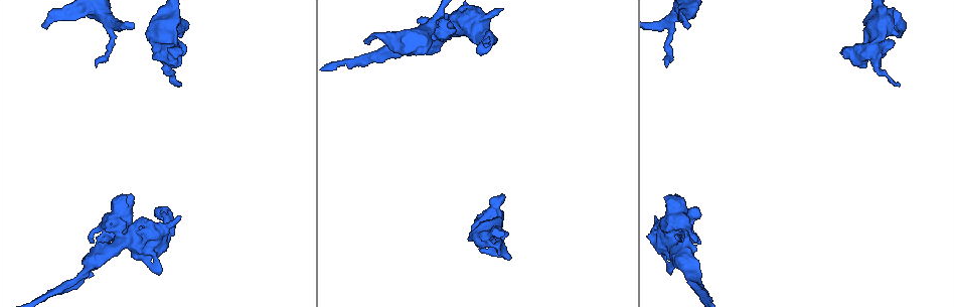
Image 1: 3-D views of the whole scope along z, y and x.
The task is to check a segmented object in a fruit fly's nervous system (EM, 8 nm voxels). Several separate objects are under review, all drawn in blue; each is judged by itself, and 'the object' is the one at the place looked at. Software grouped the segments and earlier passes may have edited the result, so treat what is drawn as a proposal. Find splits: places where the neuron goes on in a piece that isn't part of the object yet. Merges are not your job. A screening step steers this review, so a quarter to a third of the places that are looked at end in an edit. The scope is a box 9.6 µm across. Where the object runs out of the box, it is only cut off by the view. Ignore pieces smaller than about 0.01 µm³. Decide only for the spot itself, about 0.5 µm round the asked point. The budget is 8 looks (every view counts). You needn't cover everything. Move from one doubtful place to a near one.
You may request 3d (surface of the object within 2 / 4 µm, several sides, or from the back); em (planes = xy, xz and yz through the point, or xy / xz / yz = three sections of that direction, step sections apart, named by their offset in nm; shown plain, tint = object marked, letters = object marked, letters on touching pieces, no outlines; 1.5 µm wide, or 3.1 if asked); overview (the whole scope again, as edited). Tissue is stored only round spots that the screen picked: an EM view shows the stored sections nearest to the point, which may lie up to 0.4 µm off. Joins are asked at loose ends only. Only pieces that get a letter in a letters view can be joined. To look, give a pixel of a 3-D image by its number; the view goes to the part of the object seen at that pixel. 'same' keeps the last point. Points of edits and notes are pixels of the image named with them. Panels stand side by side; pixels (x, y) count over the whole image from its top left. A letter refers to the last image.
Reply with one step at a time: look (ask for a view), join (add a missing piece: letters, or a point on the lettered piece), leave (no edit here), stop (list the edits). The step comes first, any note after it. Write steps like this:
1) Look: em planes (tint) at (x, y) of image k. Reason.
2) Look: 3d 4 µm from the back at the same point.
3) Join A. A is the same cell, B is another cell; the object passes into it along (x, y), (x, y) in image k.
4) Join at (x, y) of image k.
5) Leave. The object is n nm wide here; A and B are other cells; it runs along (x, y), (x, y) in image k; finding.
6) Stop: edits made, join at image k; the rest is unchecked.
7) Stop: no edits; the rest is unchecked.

Look: 3d 4 µm at (666, 268) of image 1. Tapers out.

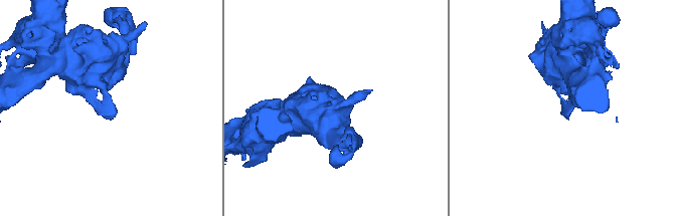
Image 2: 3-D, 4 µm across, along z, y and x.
Look: em xz step 8 (tint) at (563, 112) of image 2. Need the tissue.

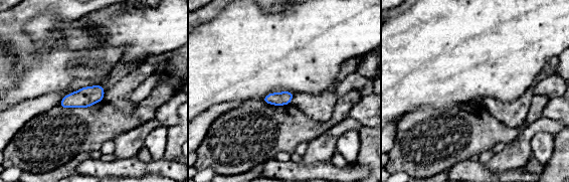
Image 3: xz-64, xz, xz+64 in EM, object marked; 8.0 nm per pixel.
Look: em planes (letters) at the same point.

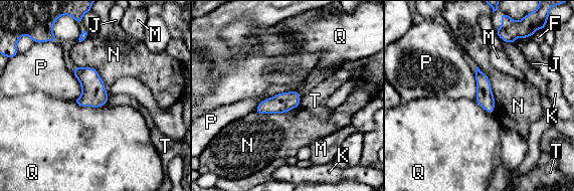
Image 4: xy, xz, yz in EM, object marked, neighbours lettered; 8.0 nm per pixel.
Leave. F, J, K, M, N, P, Q and T are other cells; a border runs along (294, 89), (266, 98), (254, 109) in image 4; none of them fits.

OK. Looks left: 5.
Look: em planes (letters) at (119, 195) of image 1. Stops while still wide.

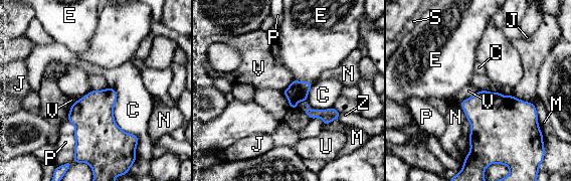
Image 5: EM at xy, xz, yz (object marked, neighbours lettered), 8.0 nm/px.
Leave. C, E, J, M, N, P, S, U, V and Z are other cells; it runs along (287, 92), (297, 93), (313, 114), (336, 117) in image 5; none of them fits.

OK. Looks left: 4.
Look: 3d 2 µm at (180, 86) of image 1. Branch stops here.

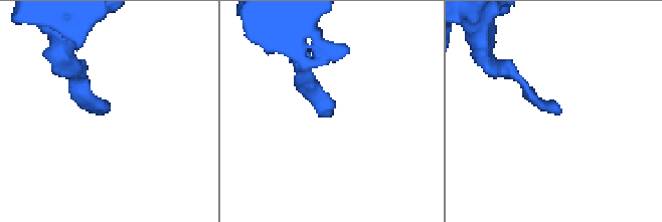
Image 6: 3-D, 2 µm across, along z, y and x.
Look: em xy step 8 (letters) at (328, 115) of image 6. Shape alone is not enough.

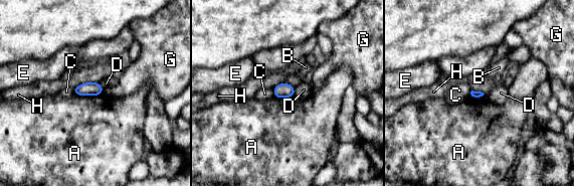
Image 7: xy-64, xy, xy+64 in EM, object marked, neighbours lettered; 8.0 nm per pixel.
Leave. A, B, C, D, E, G and H are other cells; a border runs along (75, 94), (83, 96), (102, 95) in image 7; none of them fits.

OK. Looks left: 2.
Stop: no edits; the rest is unchecked.

